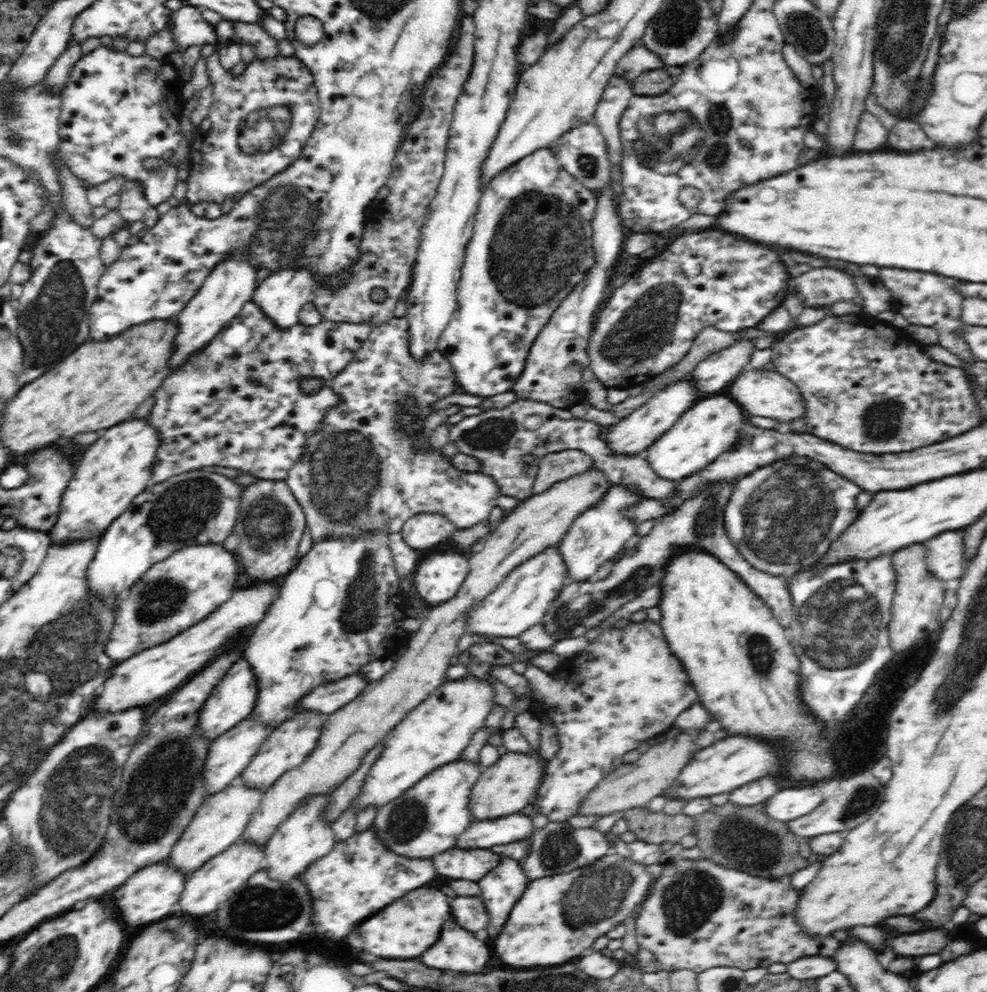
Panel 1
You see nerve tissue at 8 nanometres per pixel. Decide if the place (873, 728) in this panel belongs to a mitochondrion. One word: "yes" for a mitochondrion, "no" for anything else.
no

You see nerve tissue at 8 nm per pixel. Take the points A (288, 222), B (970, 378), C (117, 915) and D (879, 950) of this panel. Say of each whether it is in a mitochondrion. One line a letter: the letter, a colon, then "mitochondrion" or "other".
A: mitochondrion
B: other
C: other
D: other

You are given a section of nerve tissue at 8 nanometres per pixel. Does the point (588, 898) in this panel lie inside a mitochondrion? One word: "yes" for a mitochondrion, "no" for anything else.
yes

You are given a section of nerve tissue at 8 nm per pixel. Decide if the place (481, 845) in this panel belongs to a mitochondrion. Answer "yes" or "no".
no

